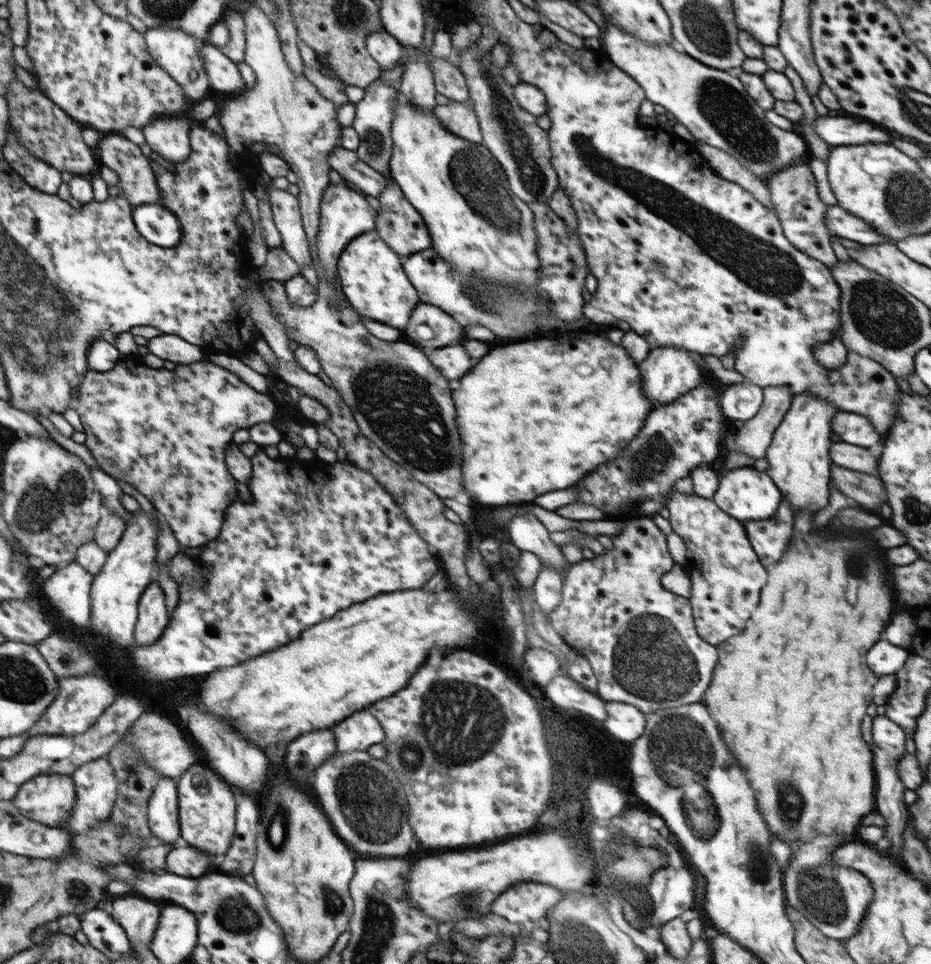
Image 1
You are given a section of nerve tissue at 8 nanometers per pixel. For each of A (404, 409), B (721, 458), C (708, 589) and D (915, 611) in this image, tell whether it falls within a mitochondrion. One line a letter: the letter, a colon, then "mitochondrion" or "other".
A: mitochondrion
B: other
C: other
D: other

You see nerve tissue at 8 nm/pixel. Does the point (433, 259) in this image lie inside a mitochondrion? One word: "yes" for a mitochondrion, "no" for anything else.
no

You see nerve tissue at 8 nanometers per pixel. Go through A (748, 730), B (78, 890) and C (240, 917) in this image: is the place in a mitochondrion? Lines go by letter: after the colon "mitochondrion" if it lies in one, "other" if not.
A: other
B: mitochondrion
C: mitochondrion

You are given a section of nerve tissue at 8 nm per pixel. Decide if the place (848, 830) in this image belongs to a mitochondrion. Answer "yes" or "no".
no

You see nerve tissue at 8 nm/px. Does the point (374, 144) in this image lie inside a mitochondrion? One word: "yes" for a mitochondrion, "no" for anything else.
yes

